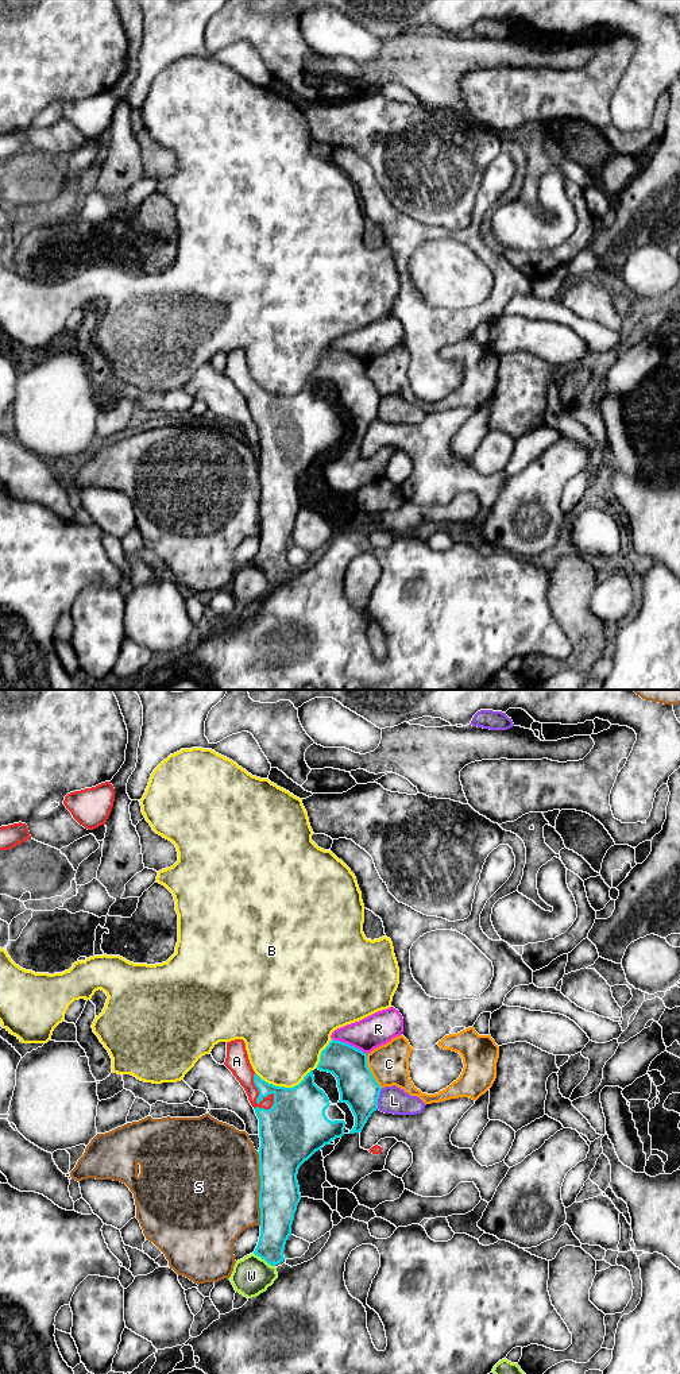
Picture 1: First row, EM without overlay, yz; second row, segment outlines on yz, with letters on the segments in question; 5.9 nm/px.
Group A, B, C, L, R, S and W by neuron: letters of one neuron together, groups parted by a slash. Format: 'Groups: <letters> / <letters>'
Groups: A / B / C / L / R / S / W

